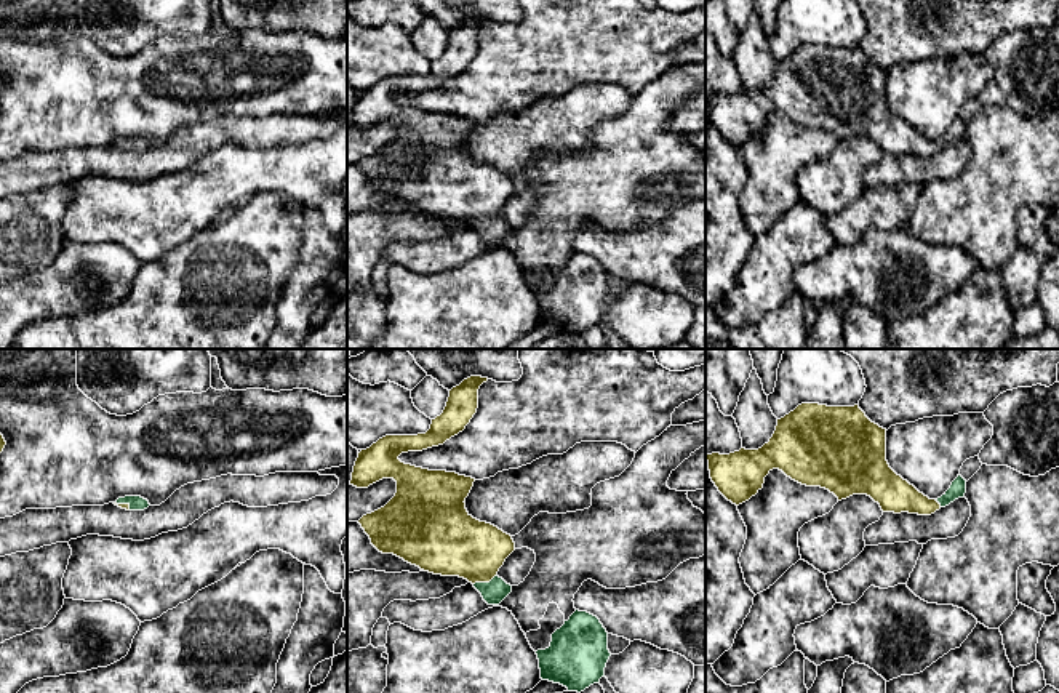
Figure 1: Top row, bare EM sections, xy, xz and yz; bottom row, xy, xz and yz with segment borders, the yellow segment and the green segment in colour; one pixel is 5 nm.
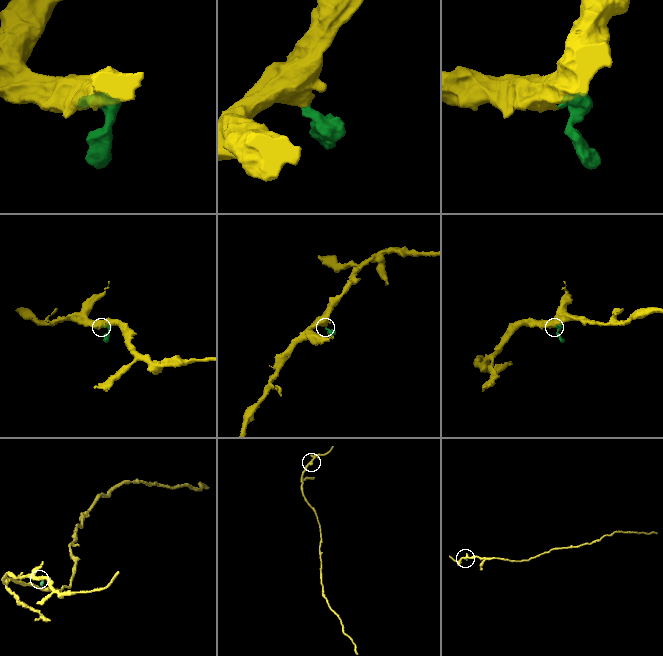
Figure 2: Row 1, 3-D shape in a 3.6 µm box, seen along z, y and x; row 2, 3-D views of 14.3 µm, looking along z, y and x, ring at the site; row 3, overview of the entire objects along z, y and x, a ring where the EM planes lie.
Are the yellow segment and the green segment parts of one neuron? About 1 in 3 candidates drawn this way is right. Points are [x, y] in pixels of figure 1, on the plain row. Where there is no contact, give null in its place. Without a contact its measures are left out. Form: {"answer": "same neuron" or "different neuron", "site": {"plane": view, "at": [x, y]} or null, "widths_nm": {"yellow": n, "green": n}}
{"answer": "same neuron", "site": {"plane": "xz", "at": [485, 223]}, "widths_nm": {"yellow": 320, "green": 120}}

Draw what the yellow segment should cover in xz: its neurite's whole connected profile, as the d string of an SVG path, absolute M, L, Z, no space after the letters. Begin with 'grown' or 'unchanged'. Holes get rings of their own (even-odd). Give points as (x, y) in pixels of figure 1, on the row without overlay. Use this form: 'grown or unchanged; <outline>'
grown; M470 18L459 27L450 32L446 48L440 58L432 61L430 70L418 77L386 77L373 85L370 90L362 91L354 107L350 126L357 130L368 130L370 126L382 122L394 120L397 123L395 138L381 150L363 157L358 165L370 178L371 186L382 195L394 195L405 203L419 208L424 213L442 218L459 218L474 226L488 246L499 246L510 234L512 227L498 218L499 210L506 200L515 192L515 184L510 176L498 168L474 160L466 150L466 139L469 138L475 120L459 117L446 112L429 112L405 106L398 101L402 94L422 93L432 88L443 86L451 78L466 70L478 50L478 30L488 19Z

